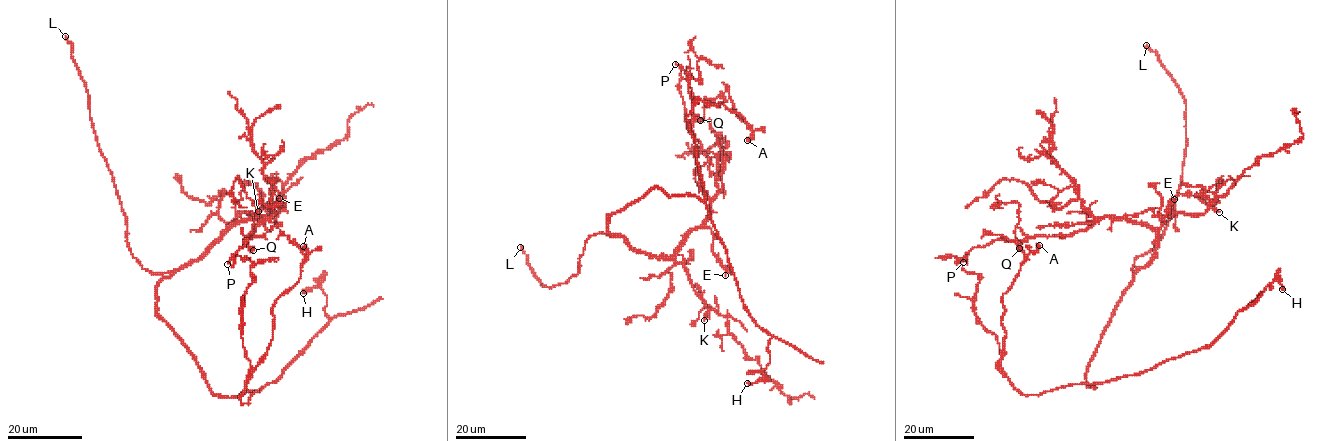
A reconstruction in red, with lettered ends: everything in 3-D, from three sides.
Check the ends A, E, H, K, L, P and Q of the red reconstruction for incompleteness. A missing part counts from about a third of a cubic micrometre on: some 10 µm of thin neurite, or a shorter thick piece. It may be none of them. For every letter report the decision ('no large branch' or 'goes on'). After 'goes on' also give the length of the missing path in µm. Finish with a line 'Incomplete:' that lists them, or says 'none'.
A: goes on; missing 9 µm
E: no large branch
H: no large branch
K: no large branch
L: goes on; missing 25 µm
P: goes on; missing 15 µm
Q: no large branch
Incomplete: A, L, P

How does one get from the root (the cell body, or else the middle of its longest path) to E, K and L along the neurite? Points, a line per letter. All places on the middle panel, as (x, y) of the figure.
E: (631, 203), (608, 216), (609, 233), (643, 253), (670, 257), (694, 229), (708, 227), (725, 275)
K: (631, 203), (608, 216), (607, 231), (620, 235), (643, 253), (680, 261), (708, 310), (704, 320)
L: (631, 203), (608, 216), (607, 231), (622, 237), (591, 235), (579, 271), (565, 283), (543, 286), (520, 247)

